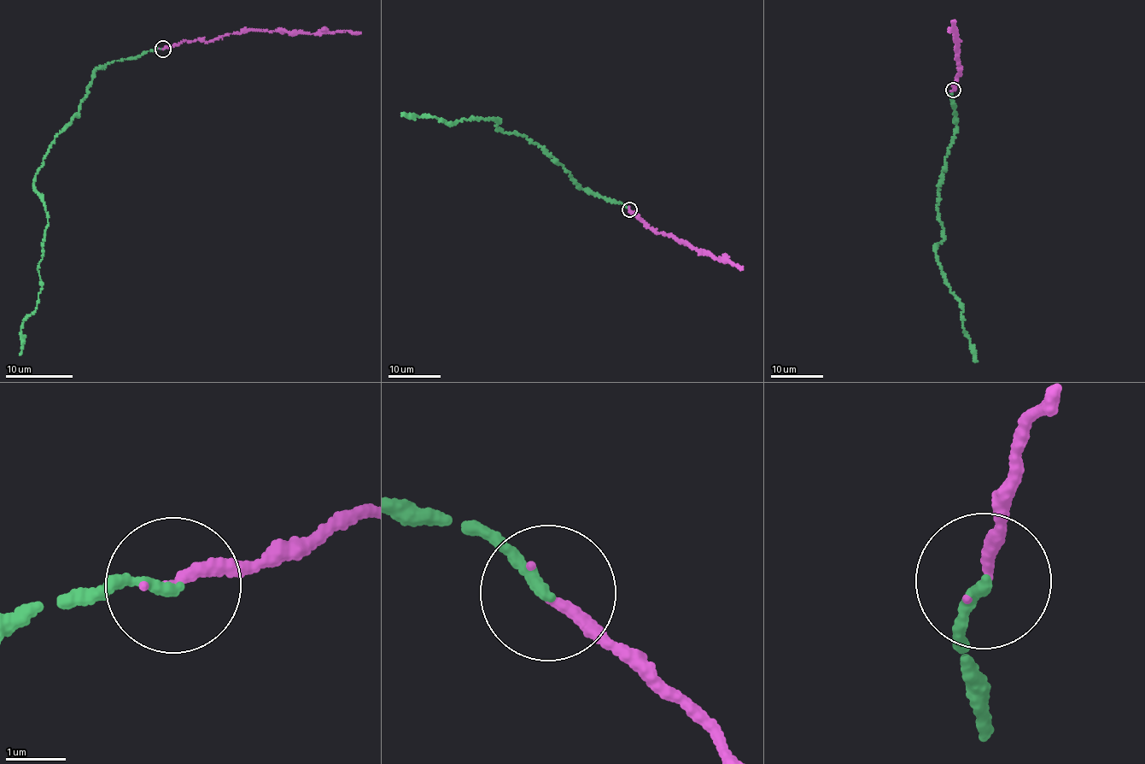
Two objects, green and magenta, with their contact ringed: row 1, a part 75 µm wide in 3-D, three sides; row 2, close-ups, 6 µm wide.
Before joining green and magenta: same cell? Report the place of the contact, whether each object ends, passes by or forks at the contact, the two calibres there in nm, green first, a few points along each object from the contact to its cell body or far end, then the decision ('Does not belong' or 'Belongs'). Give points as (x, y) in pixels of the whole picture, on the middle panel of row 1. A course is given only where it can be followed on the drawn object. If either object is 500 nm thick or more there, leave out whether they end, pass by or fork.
Place: (629, 209). At the ring green ends. At the ring magenta ends. Thickness 170 nm (green) against 190 nm. Course of green: (629, 209), (581, 188), (534, 143), (517, 132), (496, 128), (497, 119), (470, 118), (450, 124), (401, 114). Course of magenta: (629, 209), (656, 231), (670, 234), (698, 250), (707, 251), (715, 259), (727, 259), (743, 268). Belongs

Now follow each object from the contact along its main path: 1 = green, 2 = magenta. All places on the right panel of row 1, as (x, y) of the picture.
1: (953, 91), (956, 127), (938, 194), (943, 240), (935, 249), (947, 285), (961, 307), (975, 361)
2: (953, 91), (960, 68), (955, 60), (957, 41), (954, 38), (957, 34), (952, 29), (953, 21)

